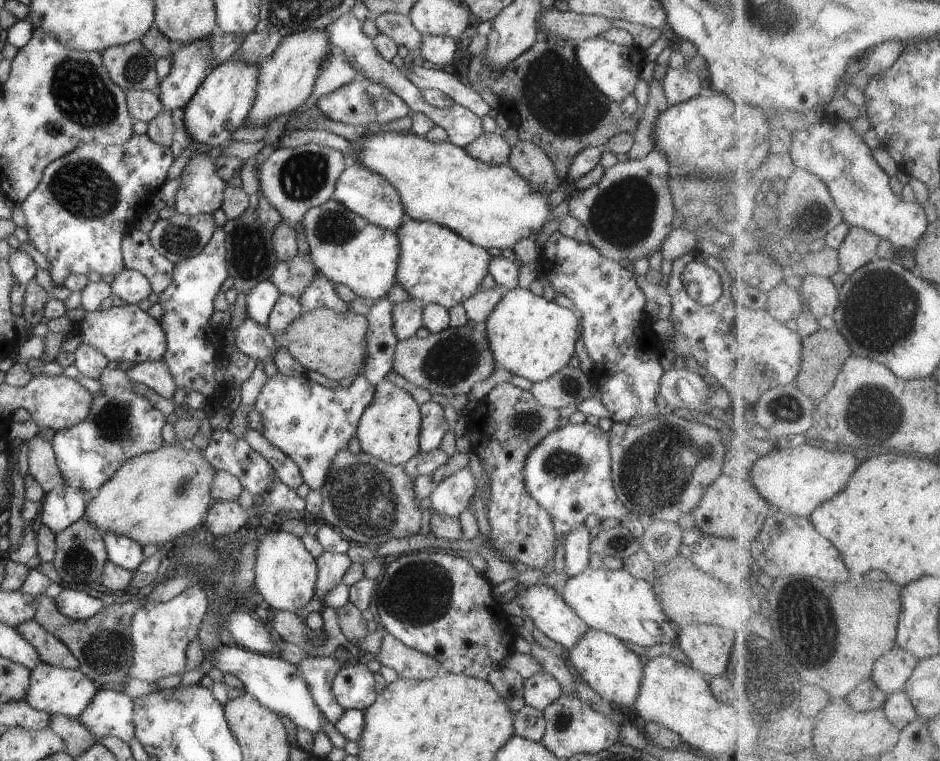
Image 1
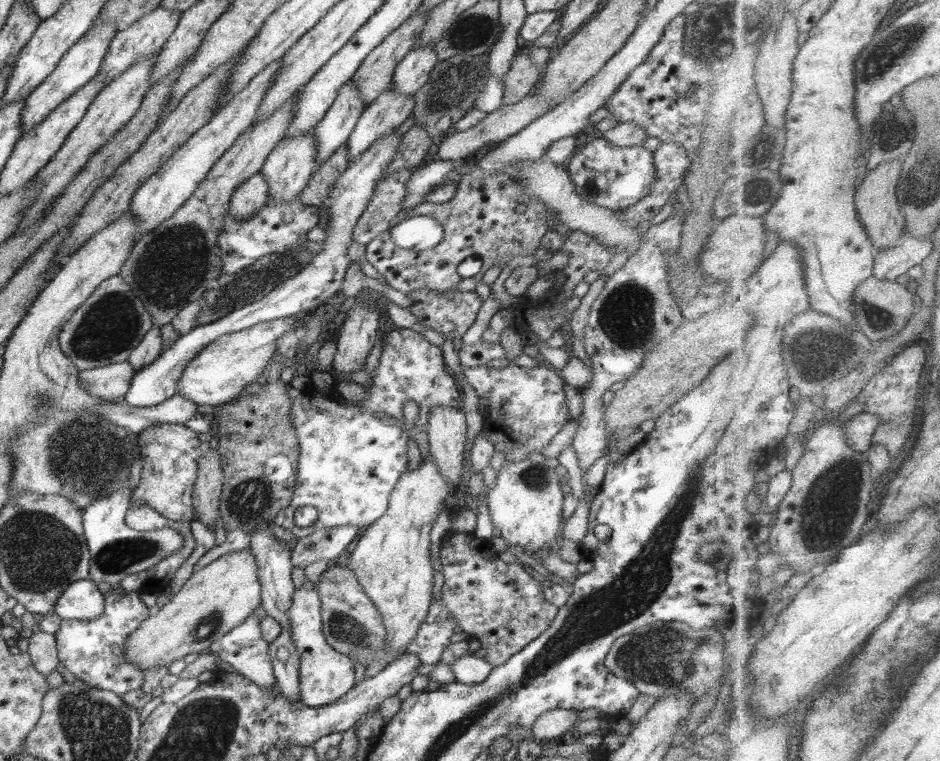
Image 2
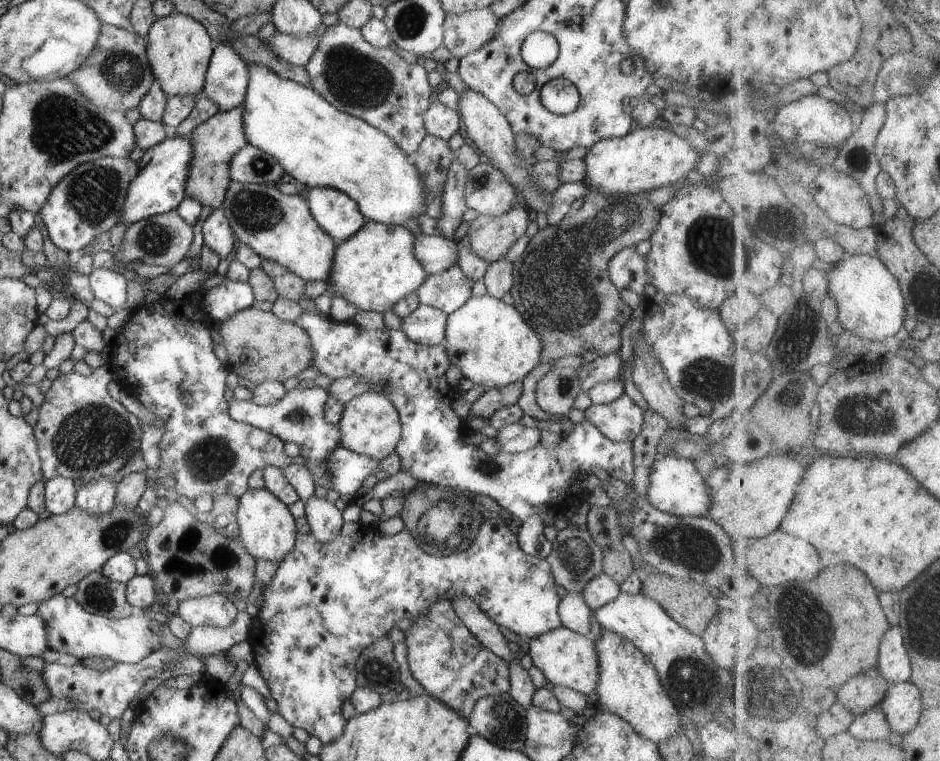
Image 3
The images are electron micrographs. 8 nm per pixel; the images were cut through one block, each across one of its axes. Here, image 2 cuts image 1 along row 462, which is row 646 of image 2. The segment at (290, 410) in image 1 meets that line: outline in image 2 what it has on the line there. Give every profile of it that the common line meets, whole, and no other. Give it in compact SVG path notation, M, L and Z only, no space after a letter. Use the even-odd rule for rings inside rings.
M306 579L305 585L295 587L292 595L292 607L288 609L288 622L292 626L292 642L300 656L299 680L301 702L312 708L323 707L341 700L356 682L354 662L336 652L328 645L323 632L323 619L321 616L321 598L316 585Z

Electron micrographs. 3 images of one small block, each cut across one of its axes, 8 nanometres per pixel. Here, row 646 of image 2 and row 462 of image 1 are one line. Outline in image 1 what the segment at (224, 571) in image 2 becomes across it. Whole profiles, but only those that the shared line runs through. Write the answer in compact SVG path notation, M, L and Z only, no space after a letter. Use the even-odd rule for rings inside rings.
M164 443L155 452L146 452L130 458L112 479L99 489L97 496L93 496L92 500L87 502L86 520L92 526L96 524L96 528L103 536L106 532L114 532L116 535L136 540L142 547L164 543L170 546L177 537L193 532L206 517L207 510L215 501L210 488L214 488L217 474L218 471L204 457L203 450L198 448L184 450L180 444Z

